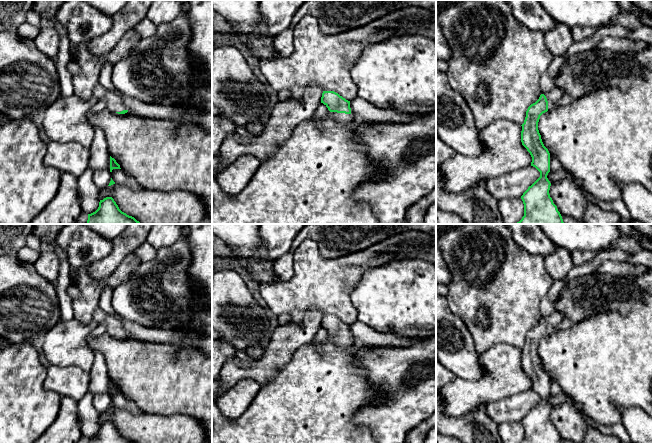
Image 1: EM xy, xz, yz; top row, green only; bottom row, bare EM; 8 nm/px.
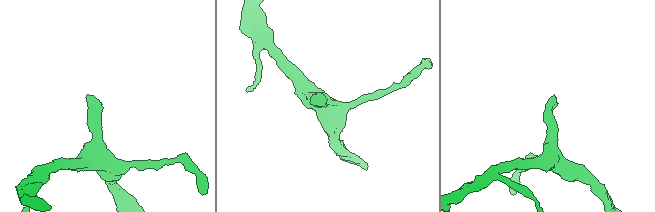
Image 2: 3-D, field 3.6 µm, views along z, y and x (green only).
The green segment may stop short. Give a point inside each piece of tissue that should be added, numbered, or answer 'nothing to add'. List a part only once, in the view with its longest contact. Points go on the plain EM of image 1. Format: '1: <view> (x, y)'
1: xz (343, 342)

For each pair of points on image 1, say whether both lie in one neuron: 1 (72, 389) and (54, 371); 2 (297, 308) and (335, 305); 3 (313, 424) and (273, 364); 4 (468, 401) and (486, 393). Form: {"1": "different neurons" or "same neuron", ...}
{"1": "same neuron", "2": "same neuron", "3": "different neurons", "4": "same neuron"}

